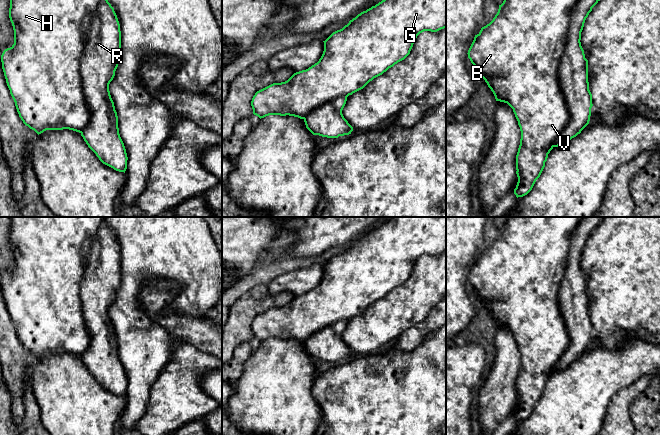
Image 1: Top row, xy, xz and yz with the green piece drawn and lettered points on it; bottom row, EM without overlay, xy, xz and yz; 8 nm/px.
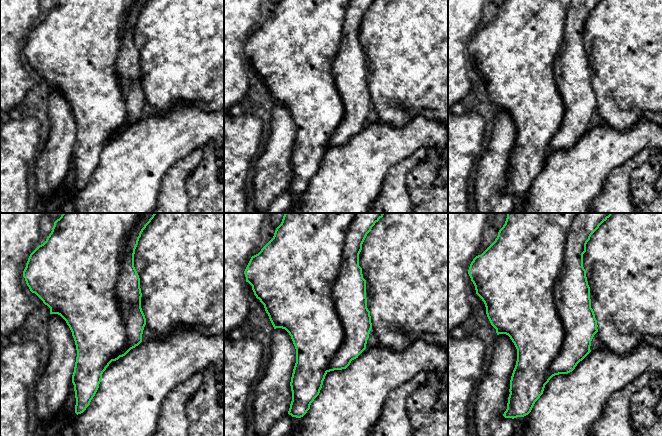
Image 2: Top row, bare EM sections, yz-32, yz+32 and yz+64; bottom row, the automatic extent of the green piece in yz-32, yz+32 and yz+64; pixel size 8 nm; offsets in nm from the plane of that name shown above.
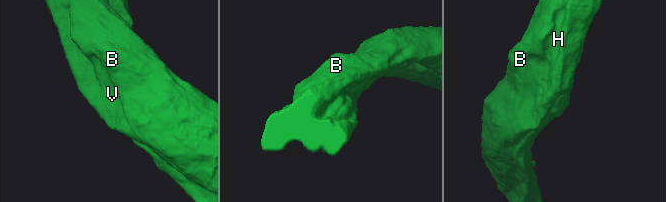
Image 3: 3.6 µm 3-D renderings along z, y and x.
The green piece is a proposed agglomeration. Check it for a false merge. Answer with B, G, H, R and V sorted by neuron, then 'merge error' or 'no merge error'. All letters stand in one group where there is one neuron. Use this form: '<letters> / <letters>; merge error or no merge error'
B G H R V; no merge error

